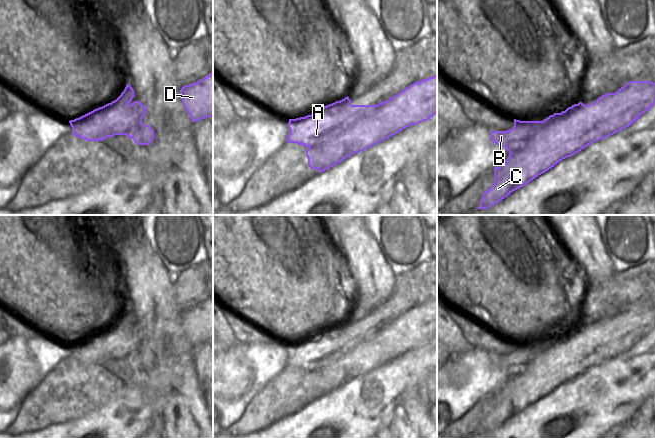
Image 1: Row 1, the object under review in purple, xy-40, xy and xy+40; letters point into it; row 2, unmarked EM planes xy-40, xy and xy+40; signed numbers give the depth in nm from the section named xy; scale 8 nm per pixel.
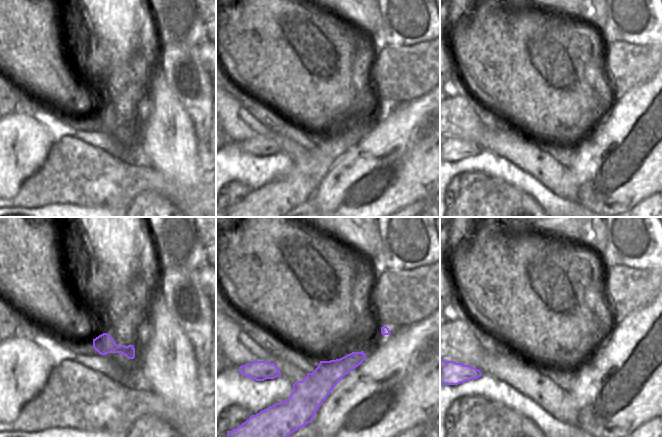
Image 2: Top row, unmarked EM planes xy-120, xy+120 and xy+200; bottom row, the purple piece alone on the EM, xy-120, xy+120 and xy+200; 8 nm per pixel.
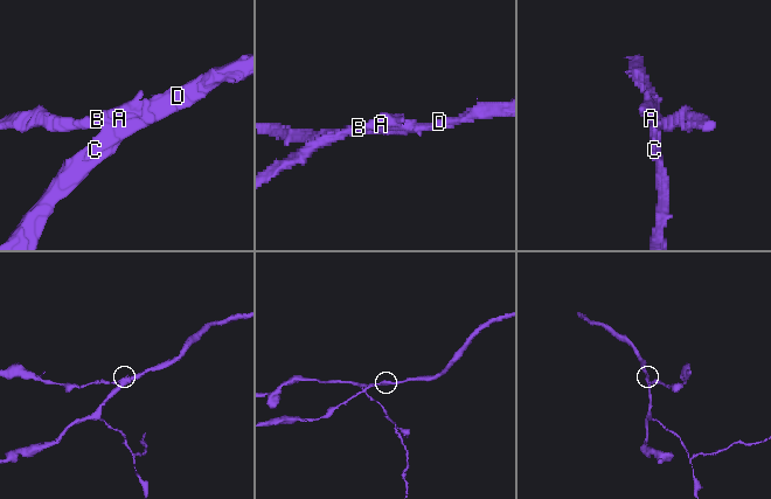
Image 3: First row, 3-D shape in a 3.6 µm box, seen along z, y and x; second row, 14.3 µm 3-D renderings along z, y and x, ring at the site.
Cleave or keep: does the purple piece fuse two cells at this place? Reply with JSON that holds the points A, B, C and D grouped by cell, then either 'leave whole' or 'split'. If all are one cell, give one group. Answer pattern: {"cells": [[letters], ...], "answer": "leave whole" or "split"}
{"cells": [["A", "B"], ["C", "D"]], "answer": "split"}

